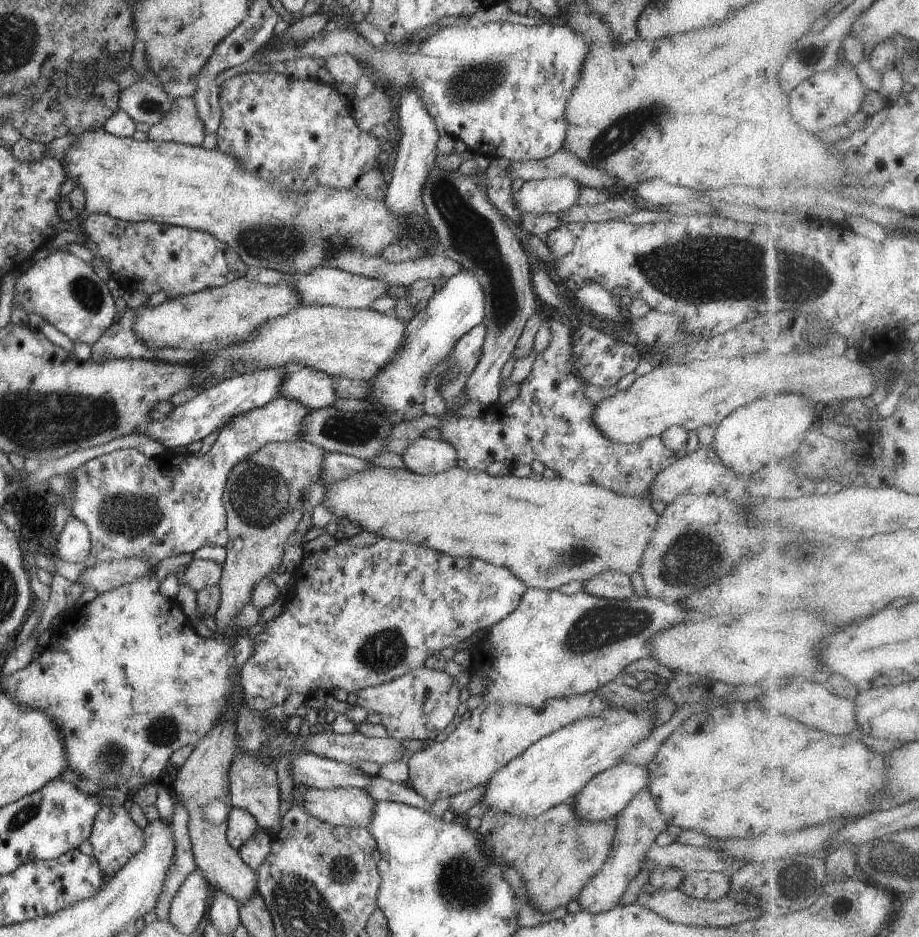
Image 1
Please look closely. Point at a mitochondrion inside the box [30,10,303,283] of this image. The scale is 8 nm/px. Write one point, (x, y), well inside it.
(149, 105)

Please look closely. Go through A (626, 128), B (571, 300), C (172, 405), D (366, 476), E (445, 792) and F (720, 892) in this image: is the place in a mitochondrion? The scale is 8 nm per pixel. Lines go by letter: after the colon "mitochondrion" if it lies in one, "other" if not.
A: mitochondrion
B: other
C: other
D: other
E: other
F: other

